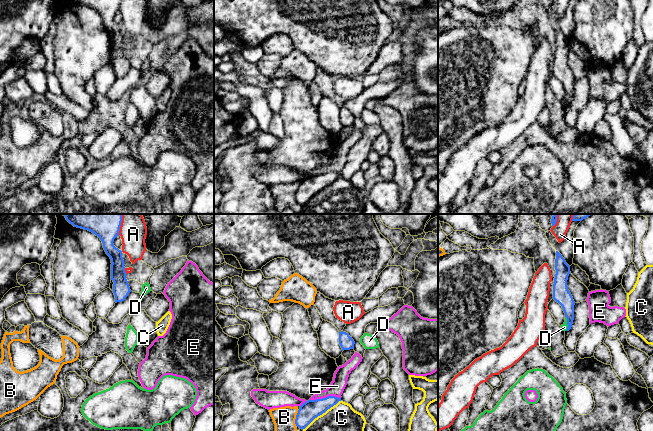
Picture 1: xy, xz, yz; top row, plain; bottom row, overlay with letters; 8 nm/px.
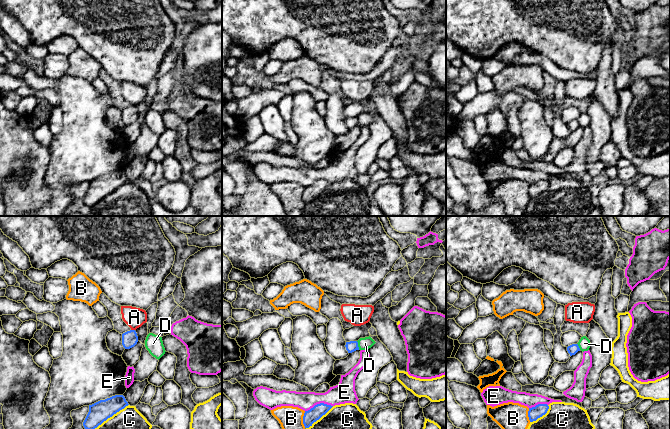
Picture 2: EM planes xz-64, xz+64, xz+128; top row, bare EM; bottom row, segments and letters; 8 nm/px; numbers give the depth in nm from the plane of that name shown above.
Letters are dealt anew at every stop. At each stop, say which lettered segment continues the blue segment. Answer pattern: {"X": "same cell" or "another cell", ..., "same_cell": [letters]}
{"A": "another cell", "B": "another cell", "C": "another cell", "D": "another cell", "E": "another cell", "same_cell": []}

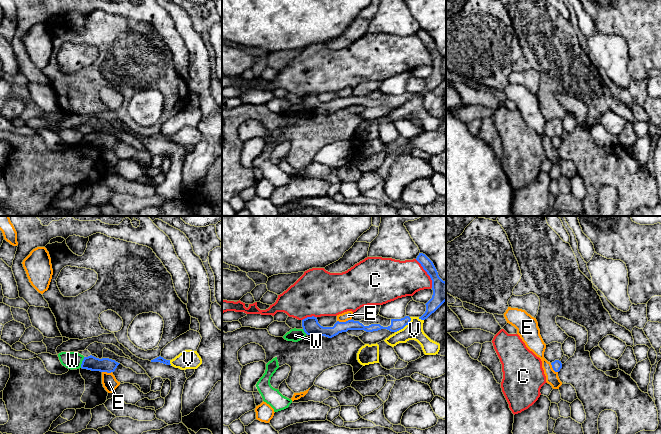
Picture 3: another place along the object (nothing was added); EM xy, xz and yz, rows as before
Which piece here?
{"C": "another cell", "E": "another cell", "V": "another cell", "W": "another cell", "same_cell": []}

